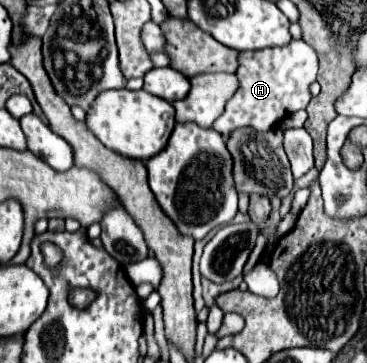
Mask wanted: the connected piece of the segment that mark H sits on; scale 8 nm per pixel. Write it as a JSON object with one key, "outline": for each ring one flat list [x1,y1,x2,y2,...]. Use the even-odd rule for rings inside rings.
{"outline":[[292,40,288,46,282,48,242,52,240,66,236,72,240,80,240,90,234,94,234,98,228,100,224,114,212,124,212,128,226,138,230,136,230,132,246,126,258,132,274,128,288,114,288,110,292,114,308,106,312,98,308,86,316,80,316,72,318,72,318,56,302,40]]}

